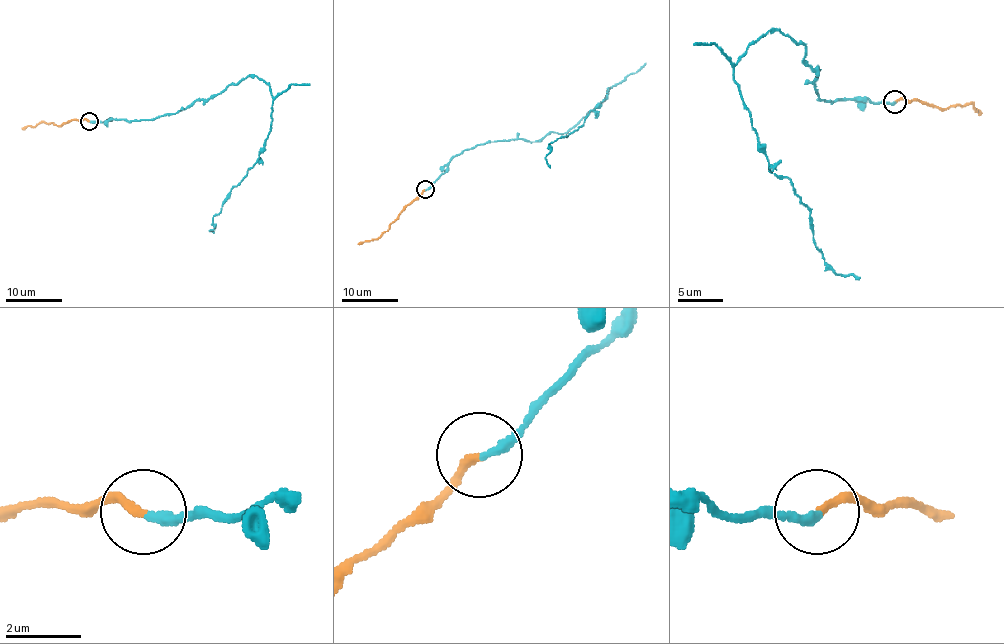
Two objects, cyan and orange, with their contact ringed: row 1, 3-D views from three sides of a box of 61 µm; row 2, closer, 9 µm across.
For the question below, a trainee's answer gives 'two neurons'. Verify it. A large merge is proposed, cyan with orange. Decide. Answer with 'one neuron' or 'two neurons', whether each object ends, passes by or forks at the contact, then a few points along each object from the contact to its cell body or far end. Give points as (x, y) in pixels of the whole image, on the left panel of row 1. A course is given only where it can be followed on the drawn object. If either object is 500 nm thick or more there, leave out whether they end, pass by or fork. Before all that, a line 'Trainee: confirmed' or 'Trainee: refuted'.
Trainee: confirmed
two neurons | cyan ends | orange ends | cyan via (89, 121), (175, 114), (258, 76), (270, 87), (272, 125), (255, 163), (213, 220), (214, 232) | orange via (89, 121), (72, 120), (59, 125), (42, 123), (21, 128)

